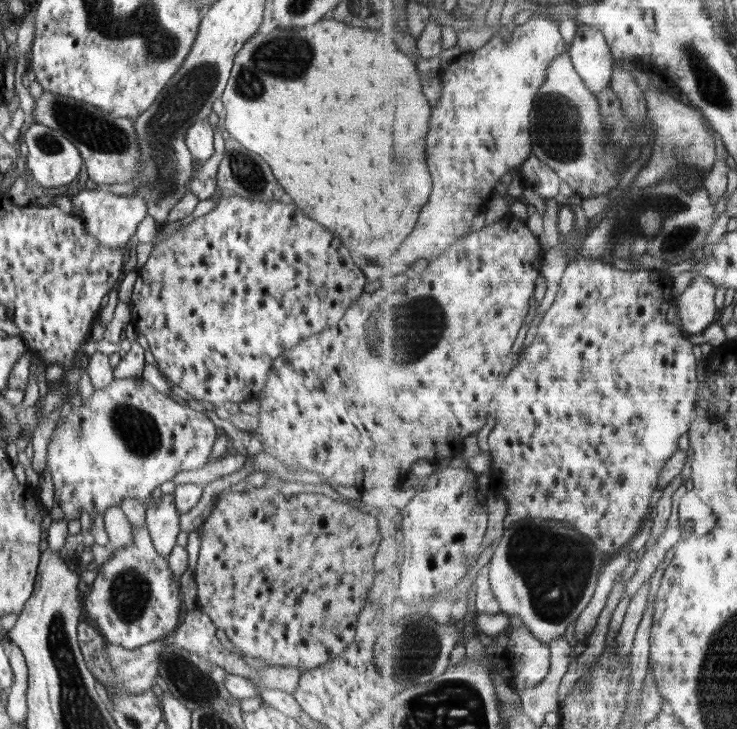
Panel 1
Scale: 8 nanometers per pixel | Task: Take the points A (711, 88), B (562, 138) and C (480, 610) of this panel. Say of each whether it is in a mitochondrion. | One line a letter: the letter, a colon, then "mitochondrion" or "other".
A: mitochondrion
B: mitochondrion
C: other

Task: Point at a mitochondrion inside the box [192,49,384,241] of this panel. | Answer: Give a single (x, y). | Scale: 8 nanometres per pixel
(248, 173)

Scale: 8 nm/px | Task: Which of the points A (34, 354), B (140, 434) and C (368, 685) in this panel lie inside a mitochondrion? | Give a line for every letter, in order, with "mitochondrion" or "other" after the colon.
A: other
B: mitochondrion
C: other

